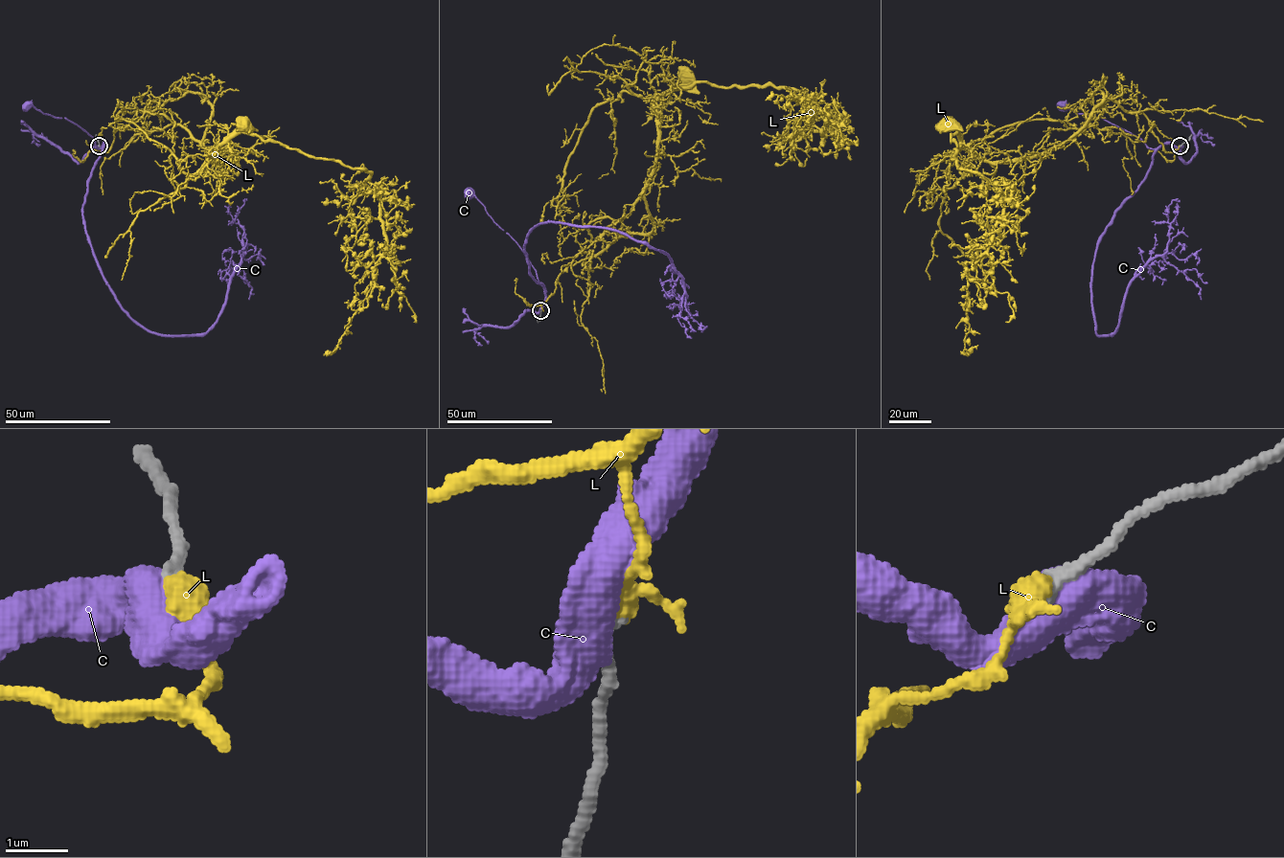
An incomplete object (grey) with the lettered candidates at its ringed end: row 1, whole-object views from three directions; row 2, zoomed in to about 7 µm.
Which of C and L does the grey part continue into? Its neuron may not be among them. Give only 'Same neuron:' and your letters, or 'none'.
Same neuron: L

